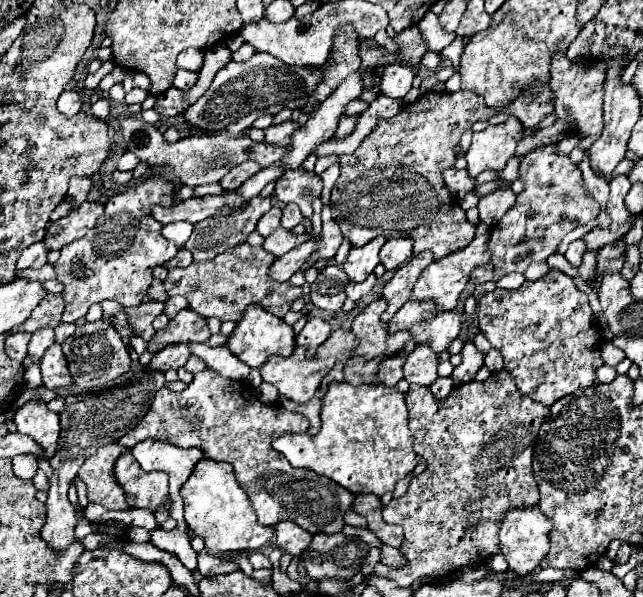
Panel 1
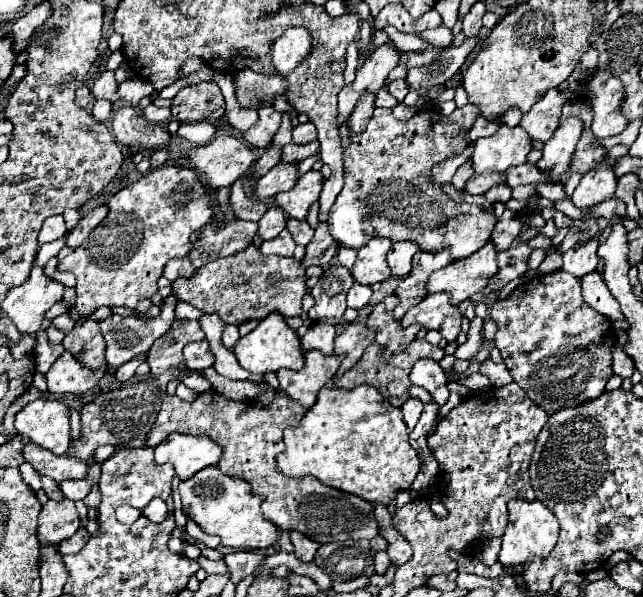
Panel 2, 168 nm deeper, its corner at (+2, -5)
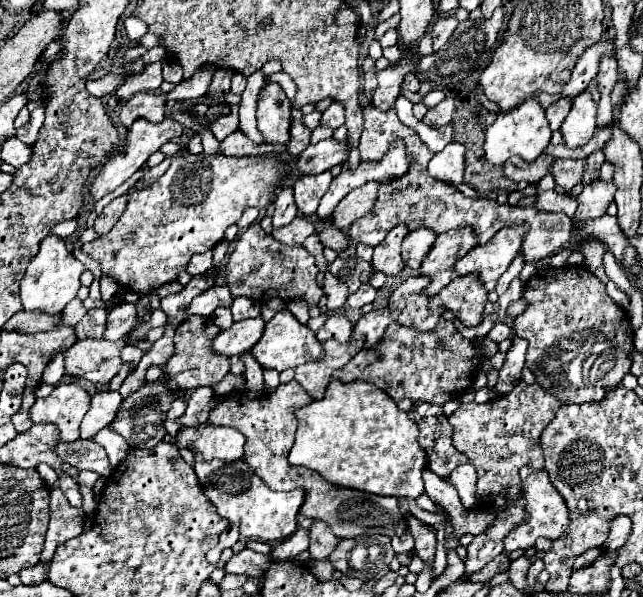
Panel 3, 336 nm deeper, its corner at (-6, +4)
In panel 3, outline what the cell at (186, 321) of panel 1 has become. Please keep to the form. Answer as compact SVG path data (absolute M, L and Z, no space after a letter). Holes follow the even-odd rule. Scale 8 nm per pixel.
M190 315L186 321L182 321L176 329L176 335L174 335L174 353L164 365L168 381L178 385L184 391L198 389L204 385L214 385L214 383L222 381L222 377L230 369L230 363L228 363L228 357L216 355L210 349L210 343L218 333L220 333L220 329L214 325L214 321L210 317Z

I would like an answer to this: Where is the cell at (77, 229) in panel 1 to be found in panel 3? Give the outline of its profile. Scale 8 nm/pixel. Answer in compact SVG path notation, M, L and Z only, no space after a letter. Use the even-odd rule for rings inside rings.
M126 195L116 197L112 203L108 203L108 205L104 207L104 211L96 217L96 221L94 221L94 231L96 231L98 235L108 233L108 229L112 229L112 227L114 227L114 223L118 221L118 217L120 217L120 213L124 211L126 203L128 203Z

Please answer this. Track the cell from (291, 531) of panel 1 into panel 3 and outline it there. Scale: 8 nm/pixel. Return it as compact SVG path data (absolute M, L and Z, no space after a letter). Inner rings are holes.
M314 521L310 527L310 547L308 553L312 559L328 559L328 555L334 551L338 539L330 531L330 527L324 521Z

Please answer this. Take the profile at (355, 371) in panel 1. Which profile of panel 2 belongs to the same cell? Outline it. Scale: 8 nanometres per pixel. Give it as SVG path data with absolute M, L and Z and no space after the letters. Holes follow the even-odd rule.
M414 340L404 352L398 352L398 354L394 354L388 348L378 346L374 342L374 344L370 344L366 348L364 358L354 368L350 368L342 376L336 376L334 378L334 384L338 388L342 388L342 390L352 390L352 388L356 388L360 384L370 384L370 386L374 386L382 394L382 398L386 402L390 402L392 406L398 406L400 408L410 398L410 386L412 386L412 382L410 382L410 370L412 370L412 366L418 360L422 360L422 358L432 358L432 360L440 362L444 356L446 354L444 354L444 350L440 346L434 346L434 344L426 342L426 340Z

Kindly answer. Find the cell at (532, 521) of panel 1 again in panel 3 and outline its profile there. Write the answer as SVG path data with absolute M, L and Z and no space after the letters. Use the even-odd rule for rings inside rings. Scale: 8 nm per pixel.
M524 467L520 471L520 477L522 477L522 497L526 501L528 519L526 519L526 523L518 525L518 529L514 529L514 531L508 533L508 537L504 541L504 551L506 553L512 553L516 549L534 547L534 543L536 543L538 537L556 539L556 537L560 537L568 529L568 523L570 523L566 503L560 497L560 493L550 485L550 479L548 479L546 471L532 471L532 469Z

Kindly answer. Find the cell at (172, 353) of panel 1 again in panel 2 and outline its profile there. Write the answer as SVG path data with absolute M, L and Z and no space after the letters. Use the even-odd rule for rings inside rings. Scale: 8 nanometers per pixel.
M208 340L192 342L190 346L186 346L184 358L186 358L190 370L206 370L206 368L214 366L214 354L210 350Z

